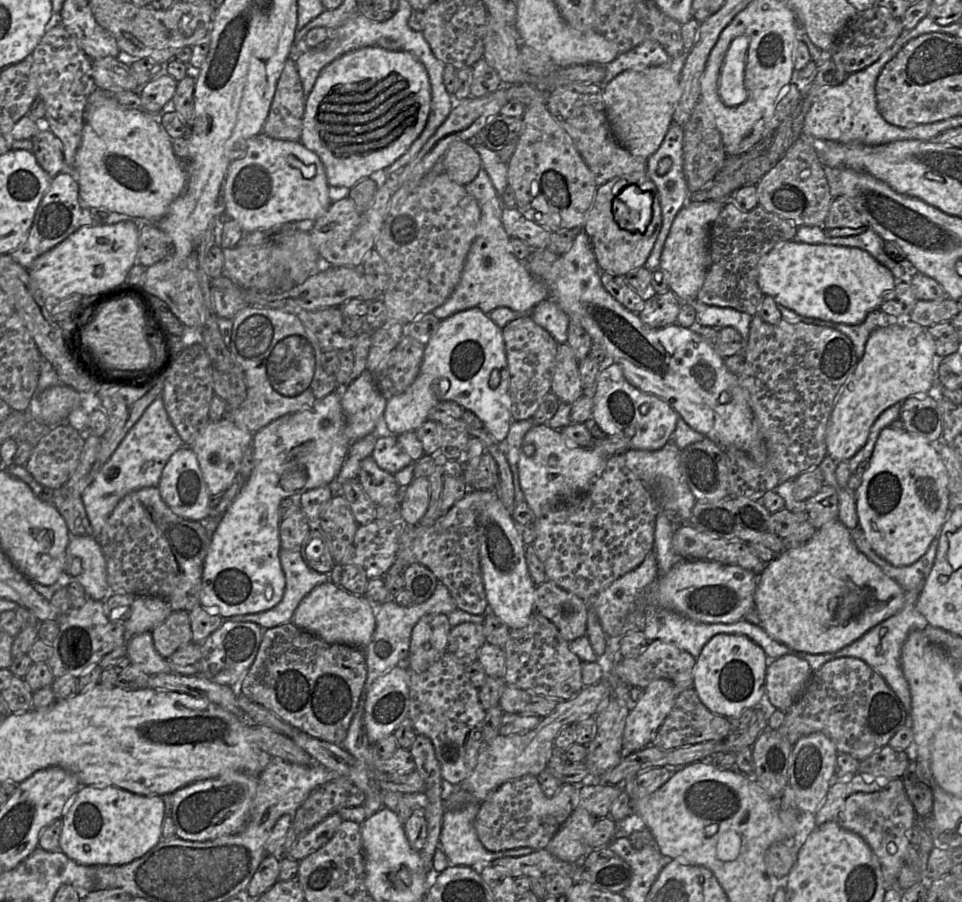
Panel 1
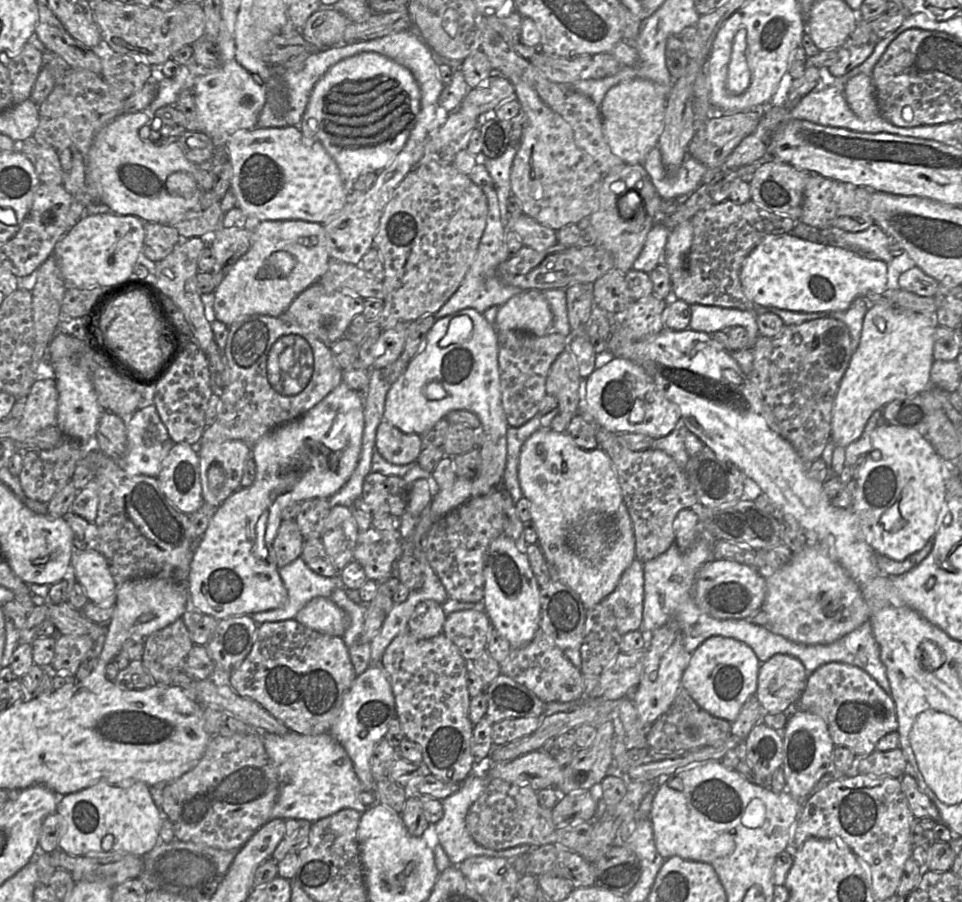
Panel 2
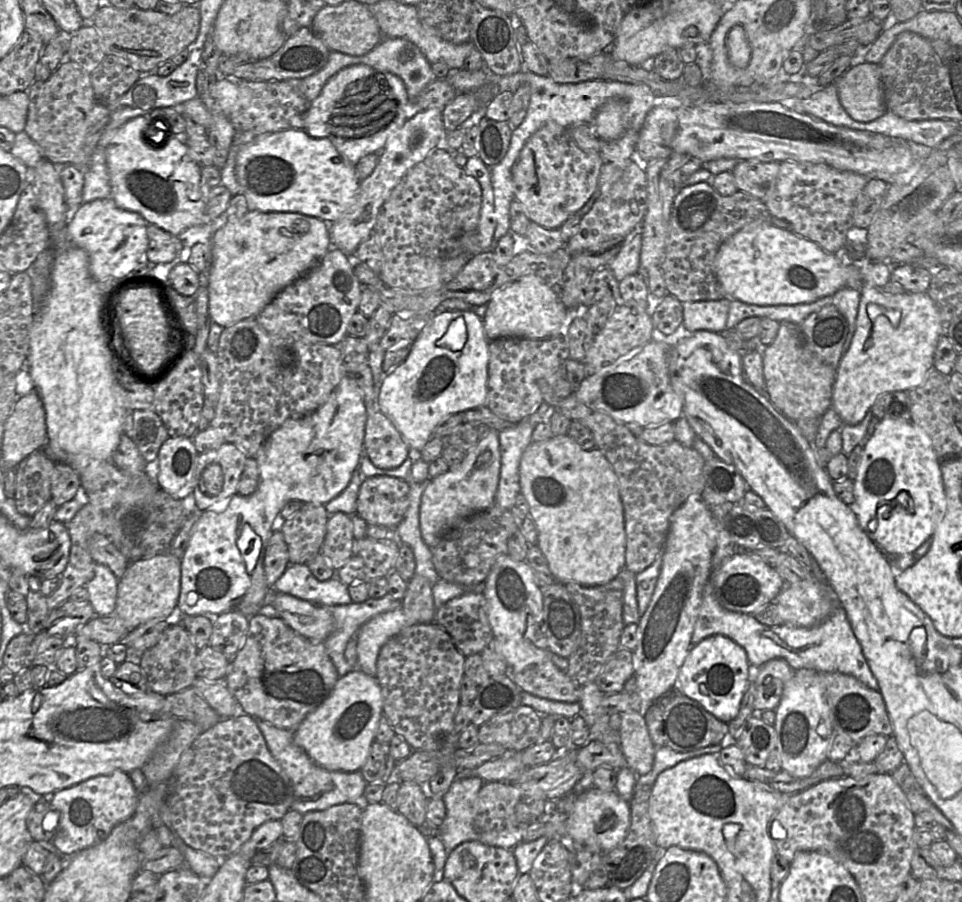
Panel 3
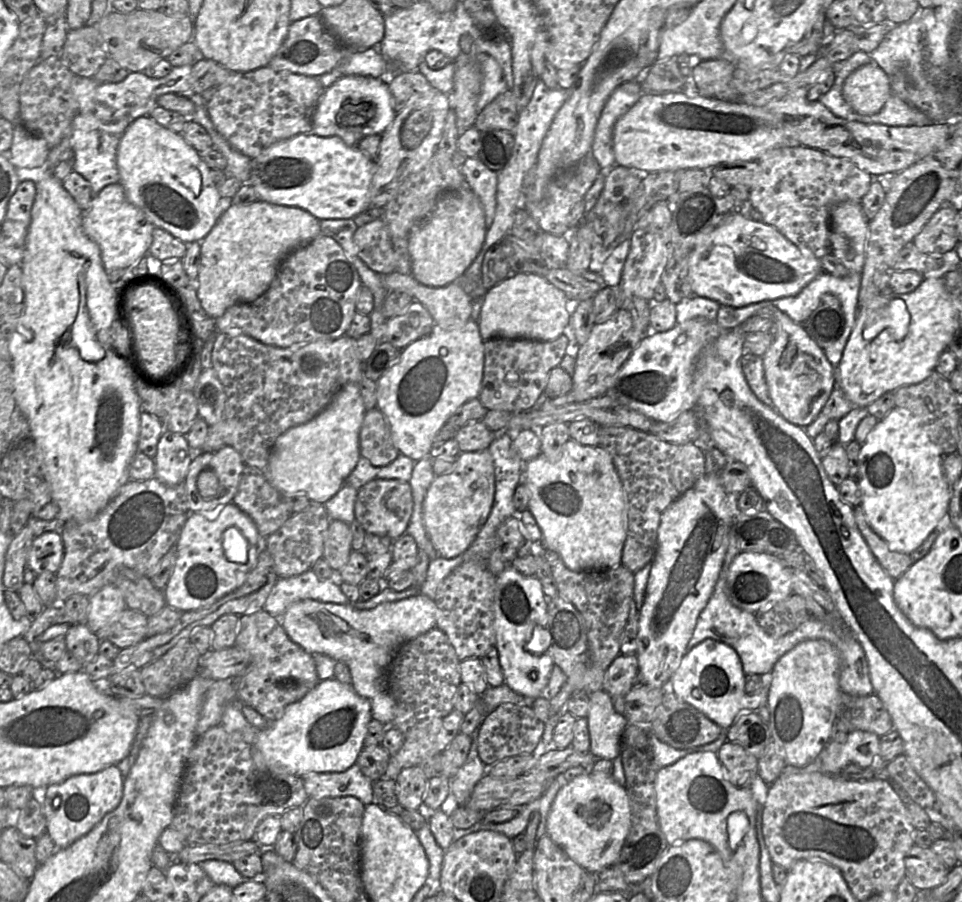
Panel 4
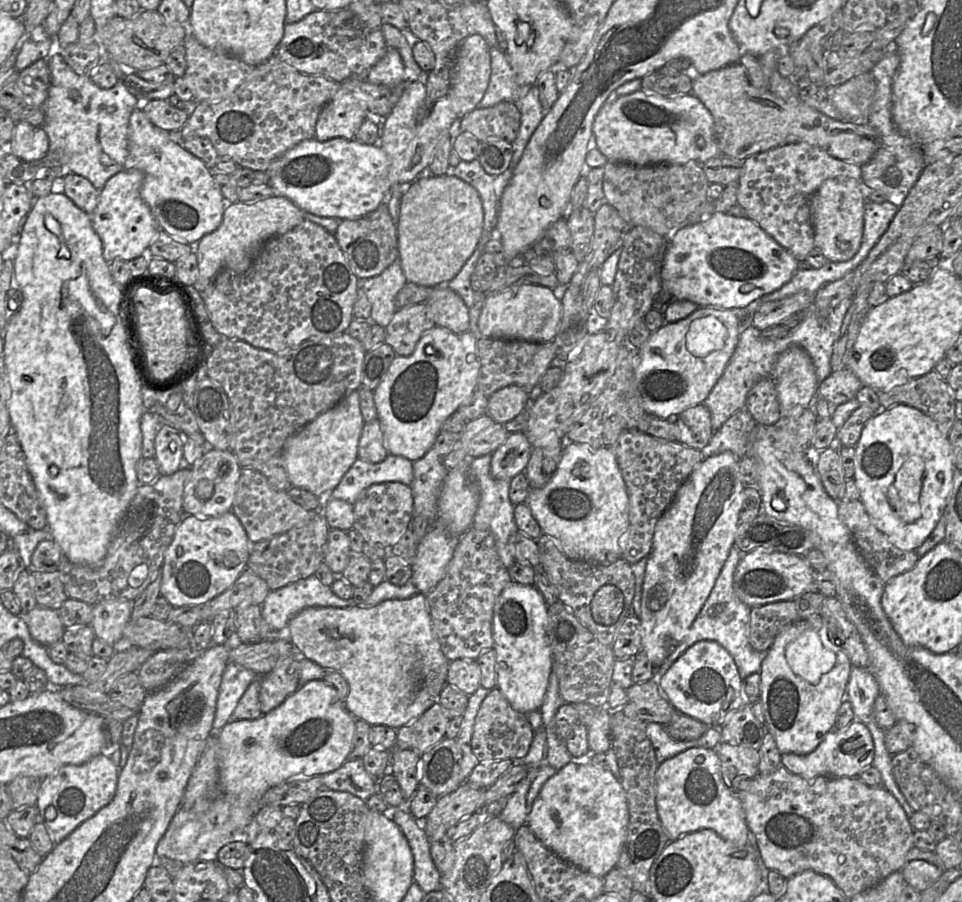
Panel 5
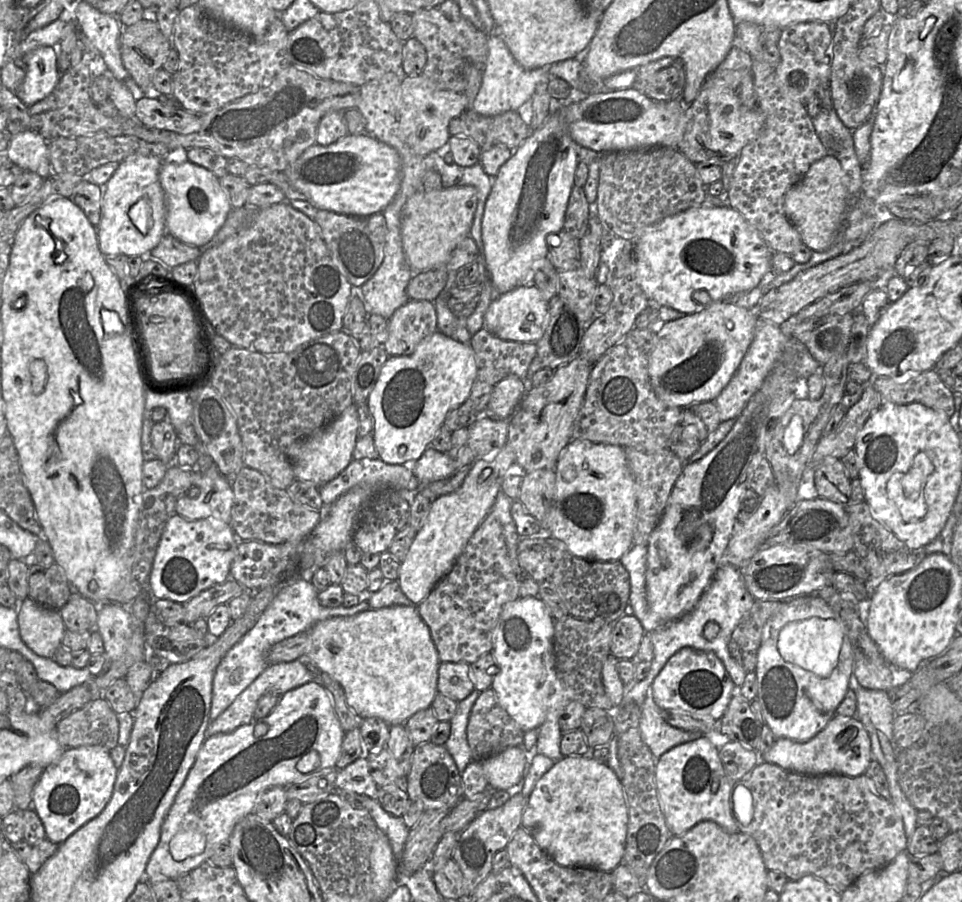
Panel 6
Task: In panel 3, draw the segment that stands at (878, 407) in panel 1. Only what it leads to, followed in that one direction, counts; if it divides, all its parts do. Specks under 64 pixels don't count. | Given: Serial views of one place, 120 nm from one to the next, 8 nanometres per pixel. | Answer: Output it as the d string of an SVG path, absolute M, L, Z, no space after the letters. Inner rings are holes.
M871 281L863 282L856 320L856 331L851 345L843 354L836 369L832 405L843 423L860 423L877 398L887 392L909 391L920 386L934 368L934 353L939 338L945 333L934 301L927 292L886 294Z

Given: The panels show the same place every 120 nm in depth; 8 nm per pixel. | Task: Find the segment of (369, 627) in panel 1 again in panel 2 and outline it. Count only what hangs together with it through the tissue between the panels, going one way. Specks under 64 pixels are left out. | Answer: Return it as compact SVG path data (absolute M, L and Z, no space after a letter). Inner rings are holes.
M315 597L294 618L300 624L327 635L342 637L349 626L347 614L331 598Z

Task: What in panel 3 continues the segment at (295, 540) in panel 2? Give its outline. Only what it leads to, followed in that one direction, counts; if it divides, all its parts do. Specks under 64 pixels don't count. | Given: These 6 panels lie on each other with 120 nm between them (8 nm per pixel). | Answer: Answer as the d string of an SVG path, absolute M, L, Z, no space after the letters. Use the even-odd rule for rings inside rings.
M277 530L269 539L264 557L265 580L270 588L273 588L289 564L289 552L284 535Z

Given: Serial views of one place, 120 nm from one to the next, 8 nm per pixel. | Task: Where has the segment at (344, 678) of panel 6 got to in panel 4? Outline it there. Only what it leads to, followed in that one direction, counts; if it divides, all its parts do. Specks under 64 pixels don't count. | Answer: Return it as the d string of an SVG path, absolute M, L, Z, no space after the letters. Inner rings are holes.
M422 593L368 610L357 609L352 604L307 599L291 604L281 616L282 627L289 638L306 652L324 654L347 664L352 688L369 700L372 719L386 726L392 726L394 719L394 701L386 684L388 668L404 643L433 629L436 623L434 600Z

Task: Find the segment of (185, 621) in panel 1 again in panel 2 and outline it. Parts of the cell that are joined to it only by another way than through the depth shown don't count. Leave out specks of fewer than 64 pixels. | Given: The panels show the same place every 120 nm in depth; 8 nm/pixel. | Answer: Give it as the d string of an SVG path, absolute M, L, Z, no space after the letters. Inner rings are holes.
M180 618L145 638L141 661L156 684L170 686L180 672L185 672L186 659L193 646Z

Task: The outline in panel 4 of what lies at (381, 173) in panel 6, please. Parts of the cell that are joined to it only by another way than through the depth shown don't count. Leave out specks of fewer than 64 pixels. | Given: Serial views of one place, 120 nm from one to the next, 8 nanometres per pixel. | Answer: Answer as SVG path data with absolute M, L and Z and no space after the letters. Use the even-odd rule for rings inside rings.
M310 133L299 134L278 141L252 159L249 183L259 200L272 204L301 208L318 220L351 219L370 208L370 188L375 161L357 147L347 146L339 137L320 137Z

